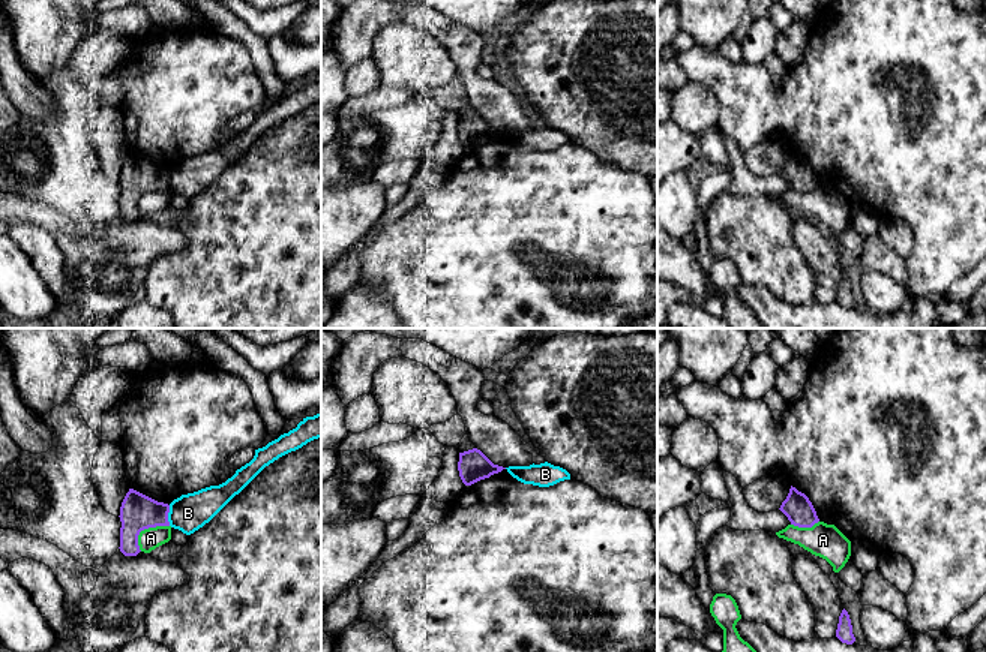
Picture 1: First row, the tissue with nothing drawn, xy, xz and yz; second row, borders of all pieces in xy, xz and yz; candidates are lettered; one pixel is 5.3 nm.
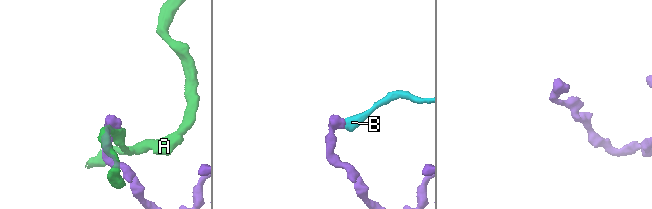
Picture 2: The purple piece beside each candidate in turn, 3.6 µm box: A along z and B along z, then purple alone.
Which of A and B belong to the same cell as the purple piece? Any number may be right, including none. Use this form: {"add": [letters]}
{"add": []}

